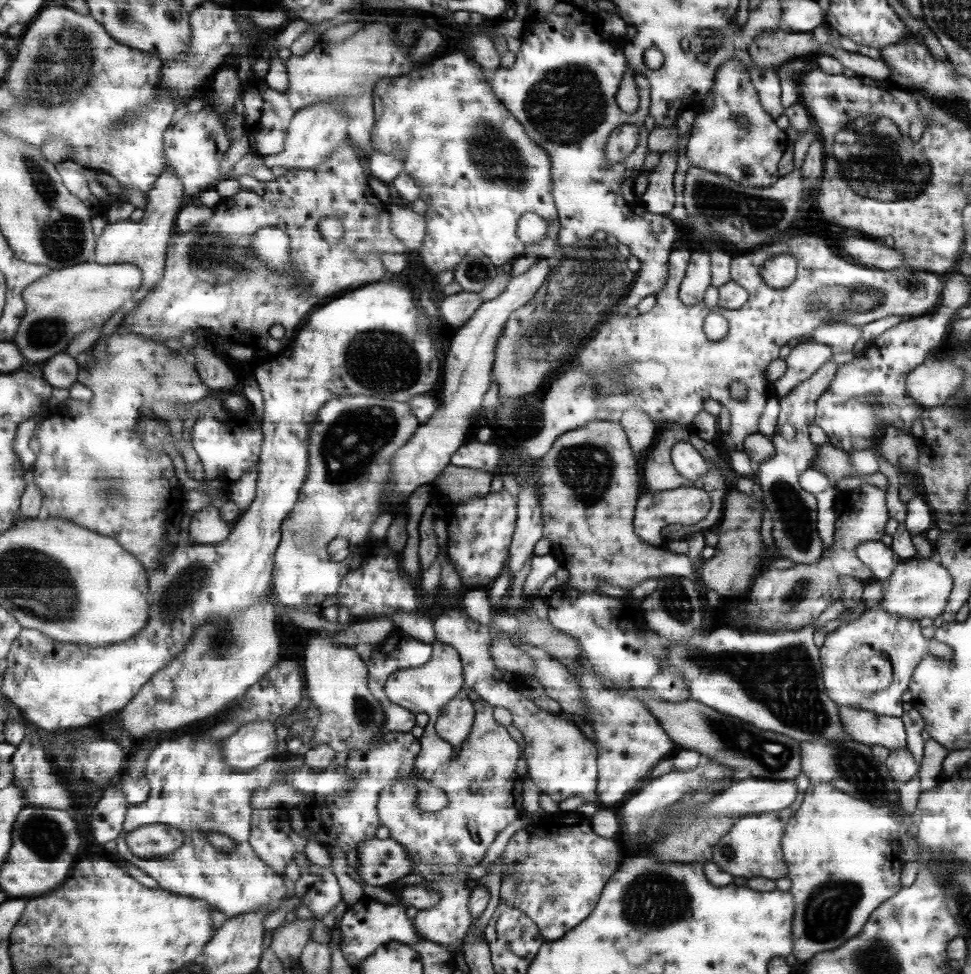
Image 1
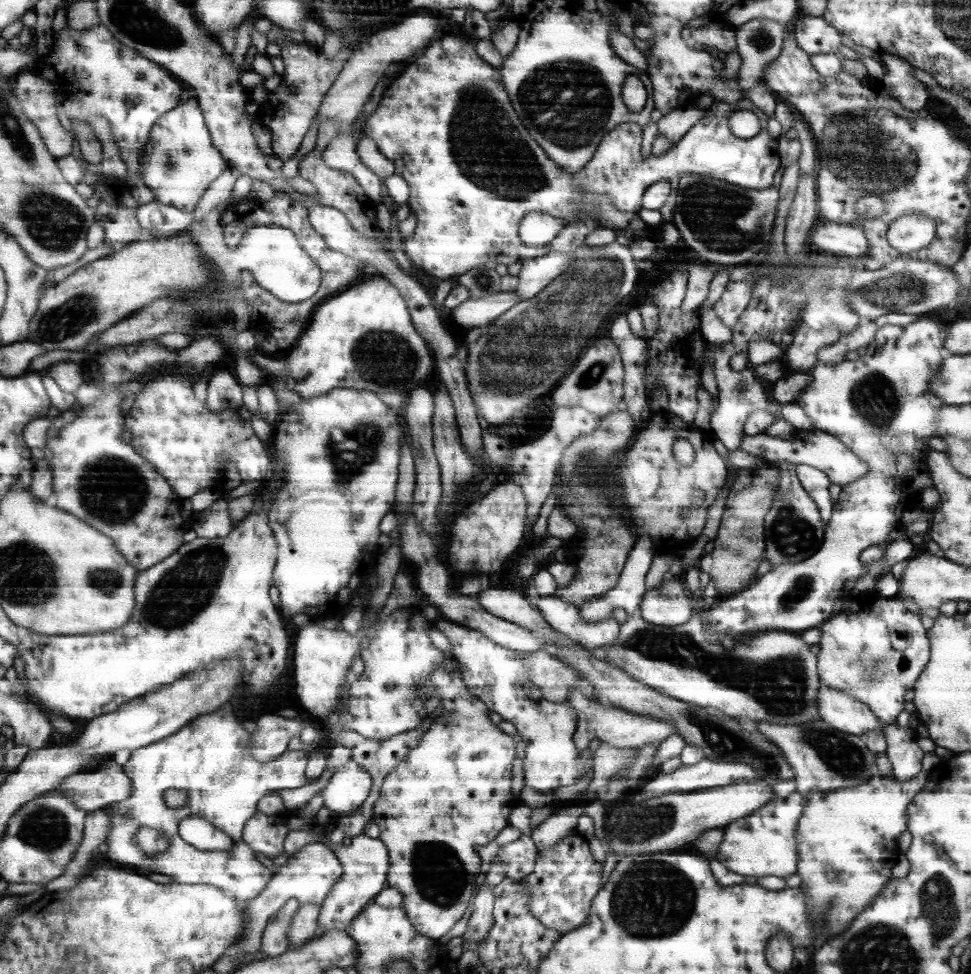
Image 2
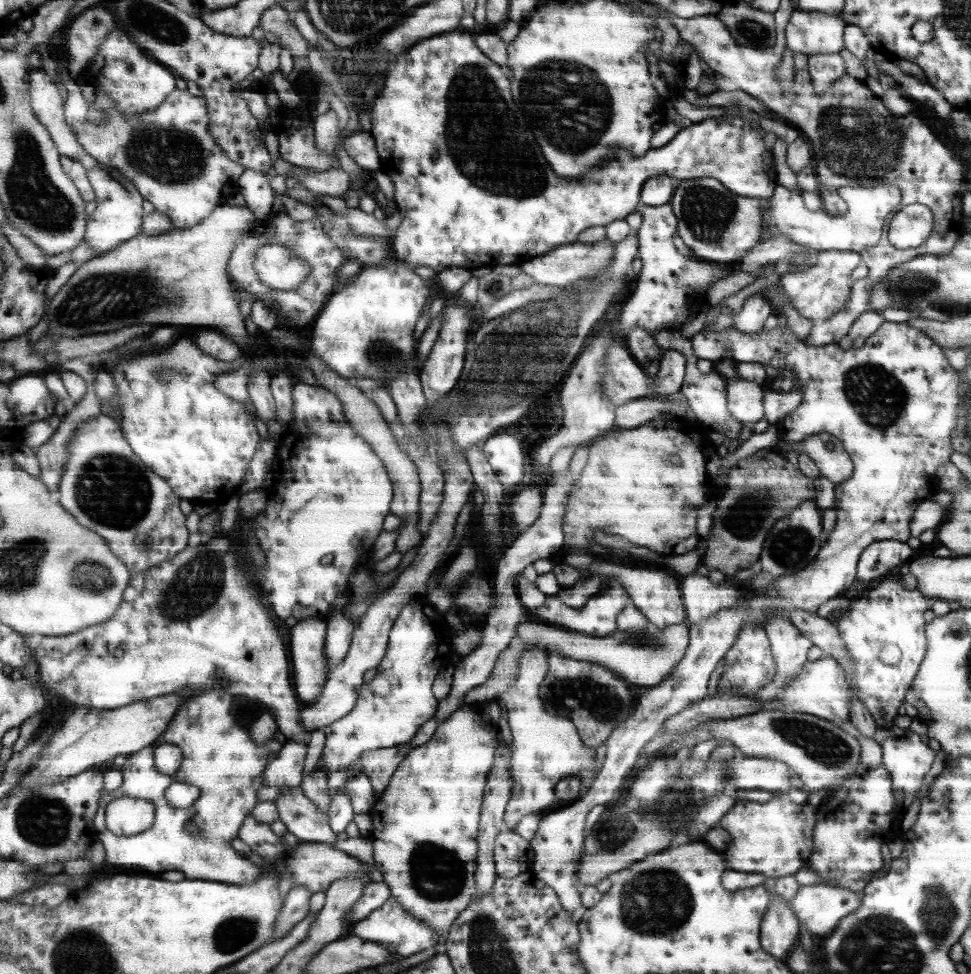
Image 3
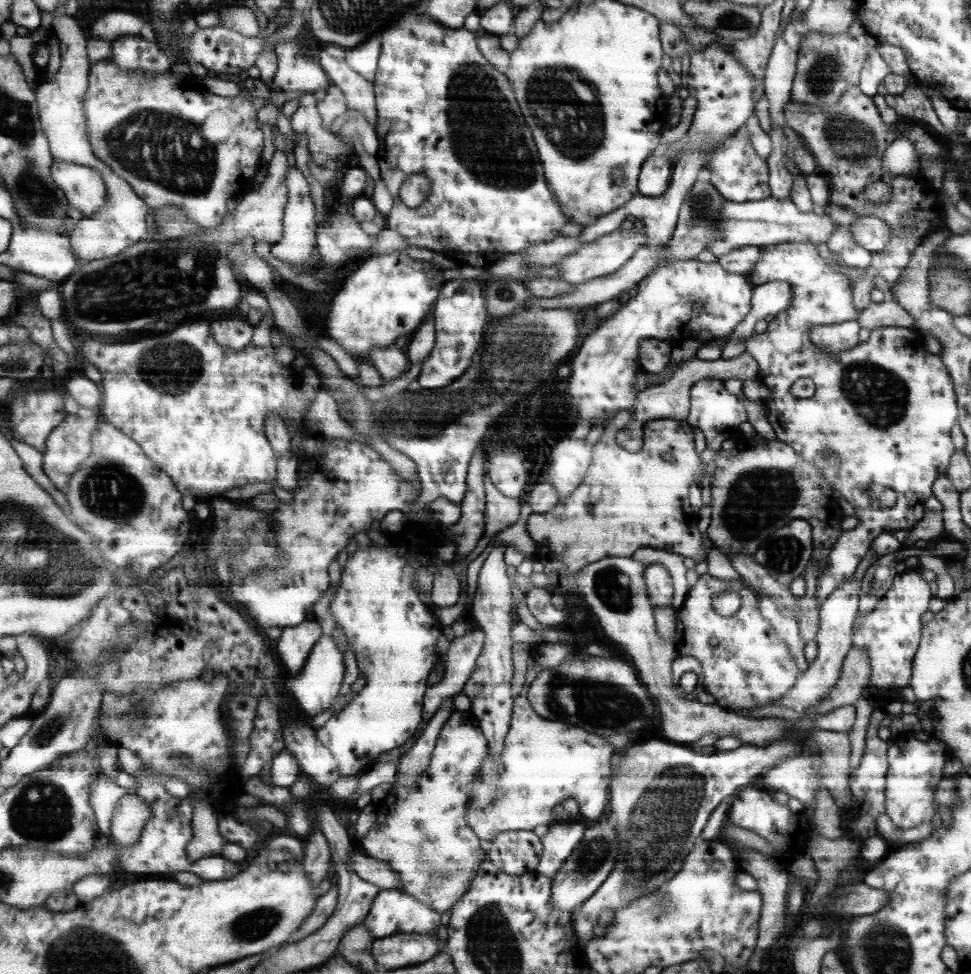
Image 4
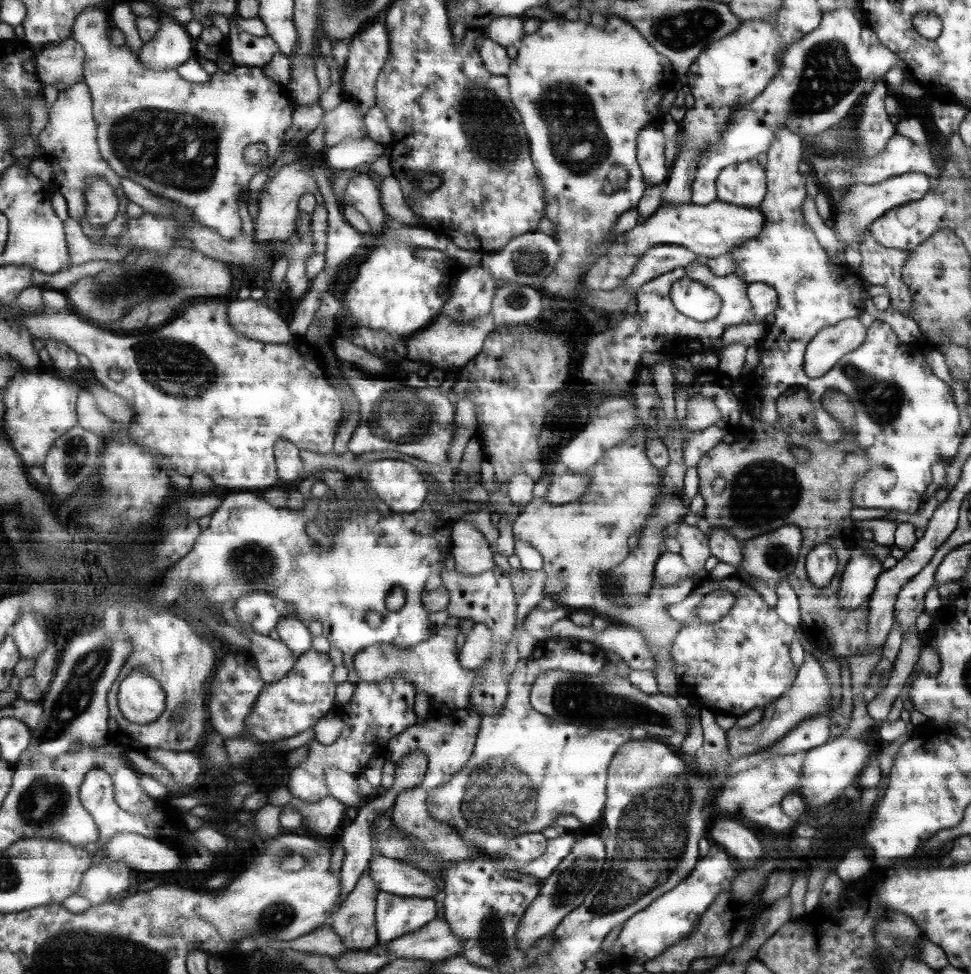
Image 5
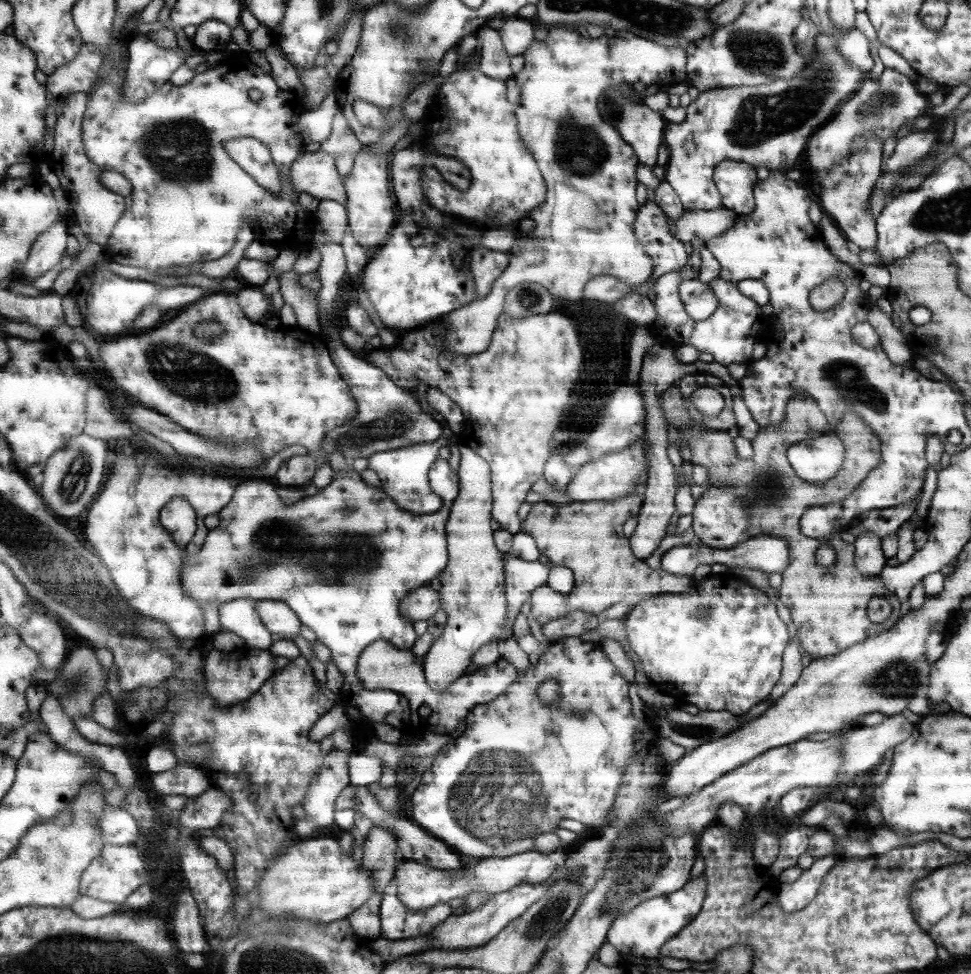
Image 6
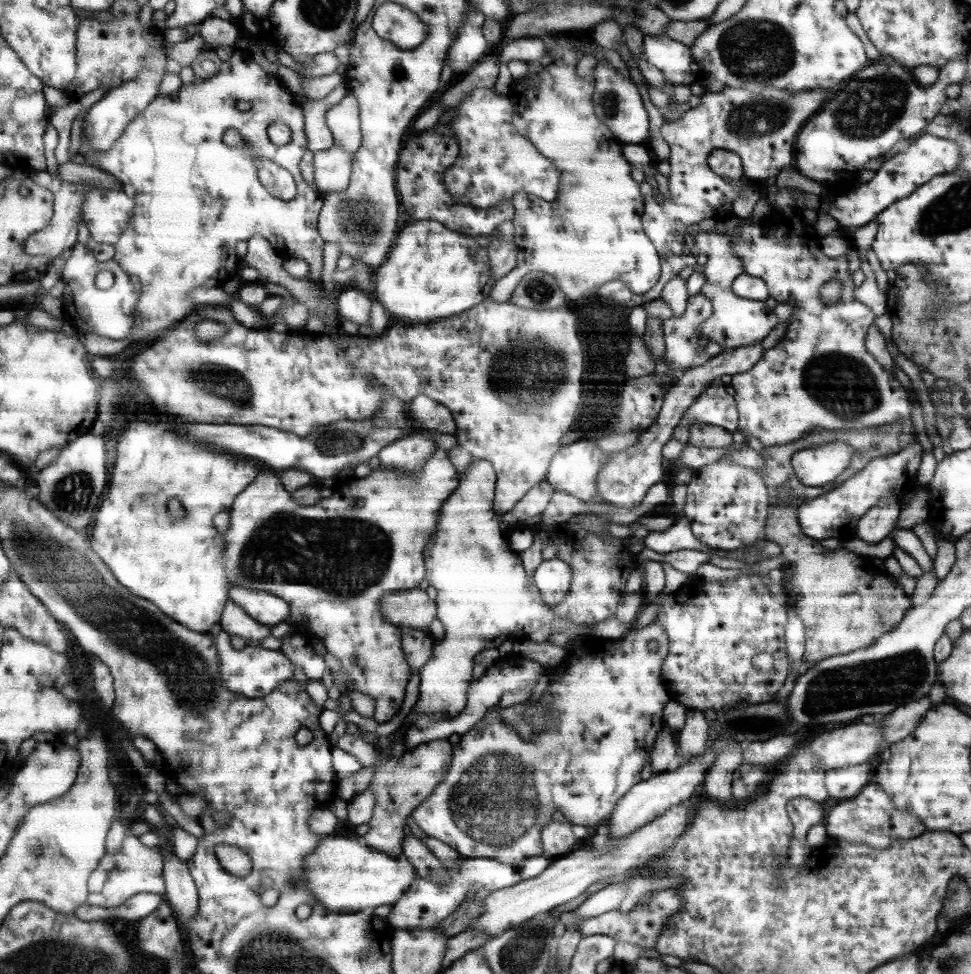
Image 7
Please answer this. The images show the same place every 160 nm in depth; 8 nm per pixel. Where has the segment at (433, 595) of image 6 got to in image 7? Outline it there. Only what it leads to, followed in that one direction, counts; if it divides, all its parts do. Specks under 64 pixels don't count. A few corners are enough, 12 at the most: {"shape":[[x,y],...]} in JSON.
{"shape":[[418,588],[381,596],[385,621],[426,630],[436,604]]}

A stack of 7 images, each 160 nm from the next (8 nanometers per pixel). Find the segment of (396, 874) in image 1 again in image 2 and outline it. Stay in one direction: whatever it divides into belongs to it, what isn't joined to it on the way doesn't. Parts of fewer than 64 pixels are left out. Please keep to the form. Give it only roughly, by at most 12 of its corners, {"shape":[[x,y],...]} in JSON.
{"shape":[[316,834],[343,865],[317,917],[322,933],[345,930],[382,888],[389,859],[378,838],[332,843]]}

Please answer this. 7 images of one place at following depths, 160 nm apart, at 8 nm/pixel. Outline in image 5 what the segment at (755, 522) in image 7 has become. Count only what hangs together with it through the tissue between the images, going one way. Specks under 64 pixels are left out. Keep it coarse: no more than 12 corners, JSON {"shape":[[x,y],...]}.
{"shape":[[709,527],[711,555],[739,567],[744,559],[740,542],[723,527]]}

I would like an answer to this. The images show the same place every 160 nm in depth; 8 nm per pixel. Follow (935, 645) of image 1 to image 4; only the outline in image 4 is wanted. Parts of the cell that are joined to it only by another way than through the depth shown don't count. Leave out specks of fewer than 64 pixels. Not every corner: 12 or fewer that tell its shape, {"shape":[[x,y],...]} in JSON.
{"shape":[[907,570],[871,612],[852,646],[868,654],[875,707],[910,682],[927,582]]}

